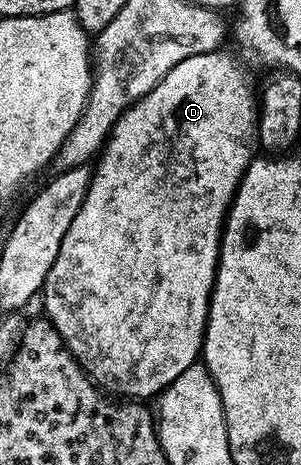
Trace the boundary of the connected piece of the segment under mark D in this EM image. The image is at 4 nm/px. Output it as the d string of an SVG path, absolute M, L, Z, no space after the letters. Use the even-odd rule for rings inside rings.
M218 49L211 53L203 53L195 57L187 57L187 61L179 61L179 65L175 65L175 69L171 69L171 73L167 73L159 81L159 85L155 85L155 89L151 89L151 93L147 93L139 101L135 101L126 111L121 114L119 121L113 126L105 146L101 148L95 159L93 167L93 176L91 177L91 185L87 189L87 197L83 197L83 205L79 209L79 213L75 213L75 221L71 221L71 229L67 229L67 233L63 237L63 245L59 245L59 257L55 257L55 265L51 265L51 273L47 273L47 281L43 288L43 300L45 299L44 318L49 320L51 326L57 330L59 337L63 337L63 341L67 345L67 349L75 357L75 361L83 368L85 374L101 388L102 391L113 397L124 397L129 401L149 401L154 397L160 396L167 385L171 385L171 381L175 381L175 377L179 377L179 373L183 373L188 367L194 366L198 362L201 354L201 346L203 345L203 337L205 336L205 326L207 325L207 317L209 316L209 302L211 301L211 293L215 285L215 277L217 276L217 262L219 261L219 253L221 252L221 233L225 229L225 217L229 213L229 207L233 203L233 198L237 192L237 186L241 184L241 178L245 170L249 168L249 164L253 162L259 151L259 140L257 137L257 117L259 114L259 95L253 91L253 79L249 75L245 75L245 71L241 68L241 63L226 49Z

